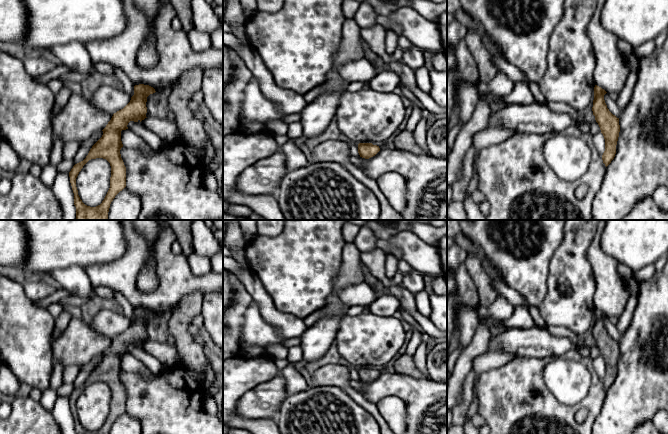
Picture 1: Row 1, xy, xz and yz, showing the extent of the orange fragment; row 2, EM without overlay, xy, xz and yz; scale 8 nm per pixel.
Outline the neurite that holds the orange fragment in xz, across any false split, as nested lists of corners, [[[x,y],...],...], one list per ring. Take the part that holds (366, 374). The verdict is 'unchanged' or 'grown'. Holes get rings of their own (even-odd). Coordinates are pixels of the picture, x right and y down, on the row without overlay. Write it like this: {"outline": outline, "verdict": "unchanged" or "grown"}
{"outline": [[[359,367],[358,377],[360,381],[369,383],[375,380],[380,375],[379,370],[373,369],[372,367]]], "verdict": "unchanged"}

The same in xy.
{"outline": [[[135,309],[134,319],[130,326],[123,333],[113,338],[111,344],[102,354],[102,361],[92,370],[86,382],[73,390],[69,396],[69,401],[76,434],[109,434],[115,420],[126,411],[126,391],[120,378],[123,371],[121,355],[128,353],[127,349],[130,345],[141,346],[147,342],[147,321],[155,316],[155,313],[149,309]],[[96,382],[106,383],[110,387],[110,412],[100,429],[90,431],[85,429],[78,419],[76,402],[83,390],[89,384]]], "verdict": "unchanged"}

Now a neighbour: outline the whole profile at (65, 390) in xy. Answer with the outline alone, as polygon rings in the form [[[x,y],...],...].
[[[62,384],[58,389],[57,389],[57,395],[58,396],[65,396],[69,397],[73,390],[75,389],[73,384]]]

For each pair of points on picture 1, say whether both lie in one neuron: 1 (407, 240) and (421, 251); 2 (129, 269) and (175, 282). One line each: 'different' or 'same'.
1: same
2: same

